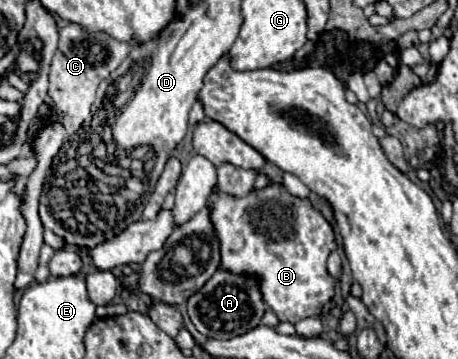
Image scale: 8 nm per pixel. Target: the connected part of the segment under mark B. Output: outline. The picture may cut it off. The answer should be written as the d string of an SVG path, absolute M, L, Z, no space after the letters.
M268 185L262 191L250 191L246 199L234 199L214 191L208 199L208 207L212 209L214 229L220 237L224 269L258 275L266 305L274 309L280 321L298 323L300 319L322 313L324 305L334 297L334 279L326 271L326 257L332 249L336 249L336 239L328 221L310 205L310 201L290 195L284 185Z

